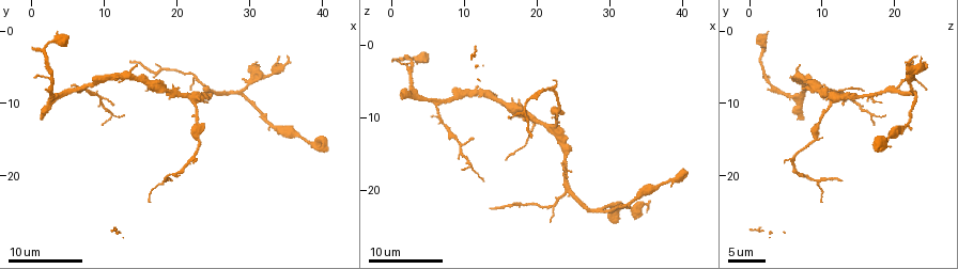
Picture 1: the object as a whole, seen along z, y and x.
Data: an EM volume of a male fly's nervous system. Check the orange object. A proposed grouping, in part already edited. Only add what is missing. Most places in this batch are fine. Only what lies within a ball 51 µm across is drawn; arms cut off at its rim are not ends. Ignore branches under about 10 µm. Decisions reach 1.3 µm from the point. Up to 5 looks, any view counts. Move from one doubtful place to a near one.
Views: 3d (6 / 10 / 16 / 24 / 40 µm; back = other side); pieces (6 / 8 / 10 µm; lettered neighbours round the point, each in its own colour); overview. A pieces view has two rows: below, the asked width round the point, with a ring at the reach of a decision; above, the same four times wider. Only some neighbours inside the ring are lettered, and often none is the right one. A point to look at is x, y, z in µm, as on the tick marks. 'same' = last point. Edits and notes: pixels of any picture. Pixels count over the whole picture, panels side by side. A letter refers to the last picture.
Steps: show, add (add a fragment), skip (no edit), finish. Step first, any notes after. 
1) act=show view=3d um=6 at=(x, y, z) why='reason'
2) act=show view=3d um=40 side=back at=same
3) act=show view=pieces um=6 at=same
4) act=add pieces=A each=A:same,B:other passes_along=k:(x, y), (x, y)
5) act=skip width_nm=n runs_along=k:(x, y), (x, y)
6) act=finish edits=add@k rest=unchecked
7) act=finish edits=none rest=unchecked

act=show view=pieces um=8 at=(15.5, 8.0, 16.0) why='branch stops here'

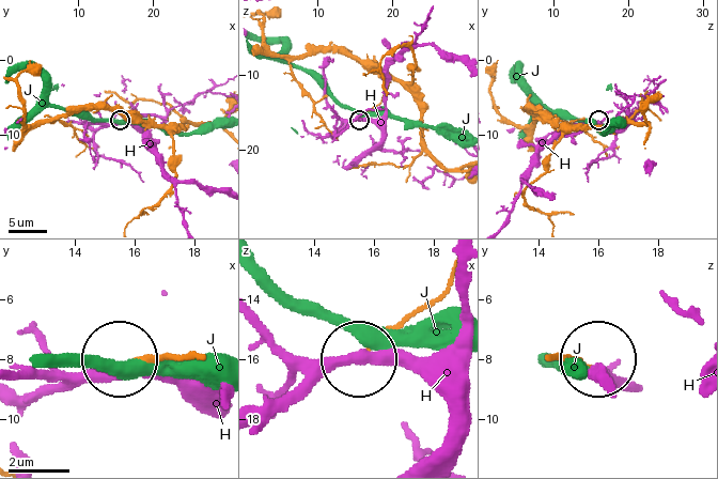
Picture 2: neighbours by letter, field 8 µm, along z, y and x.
act=skip each=H:other,J:other found='no lettered fragment goes on from it'

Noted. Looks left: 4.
act=show view=pieces um=10 at=(19.5, 20.5, 12.5) why='free end'

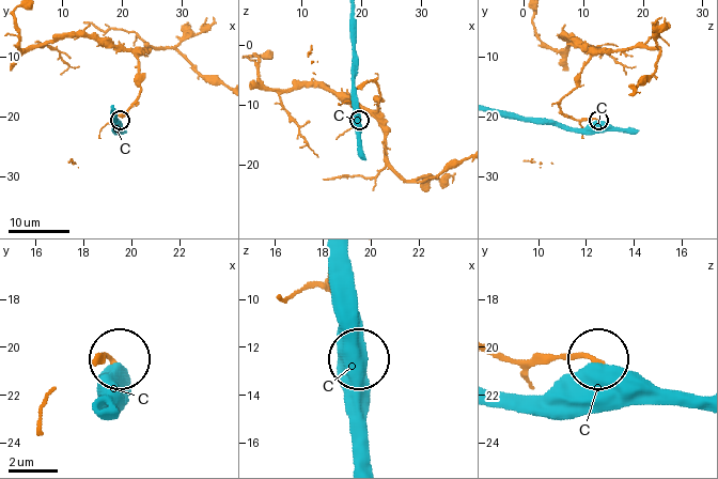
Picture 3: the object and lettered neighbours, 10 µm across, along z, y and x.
act=skip each=C:other runs_along=3:(588, 61), (560, 108), (578, 120), (597, 120) found='no lettered fragment goes on from it'

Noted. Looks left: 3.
act=show view=3d um=6 at=(5.0, 0.5, 1.0) why='free end'

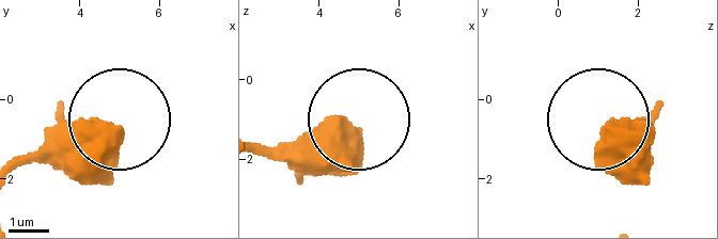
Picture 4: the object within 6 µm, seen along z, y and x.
act=show view=pieces um=10 at=(4.95, 0.85, 1.45) why='see the neighbours'

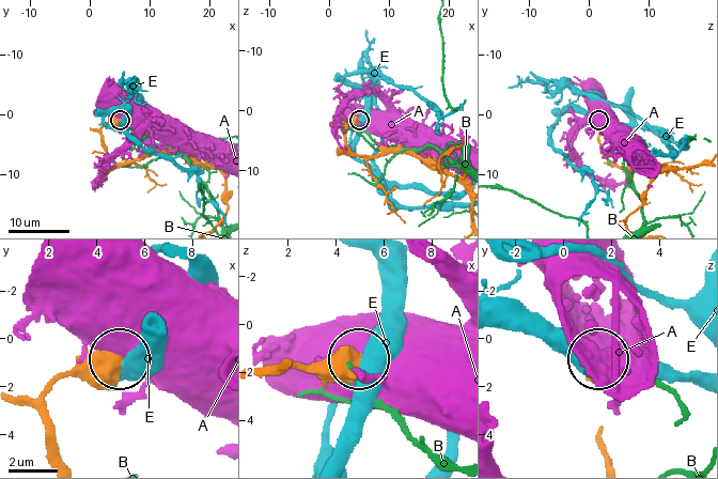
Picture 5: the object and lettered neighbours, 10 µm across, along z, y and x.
act=skip each=A:other,B:other,E:other found='no lettered fragment goes on from it'

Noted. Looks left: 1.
act=finish edits=none rest=unchecked

